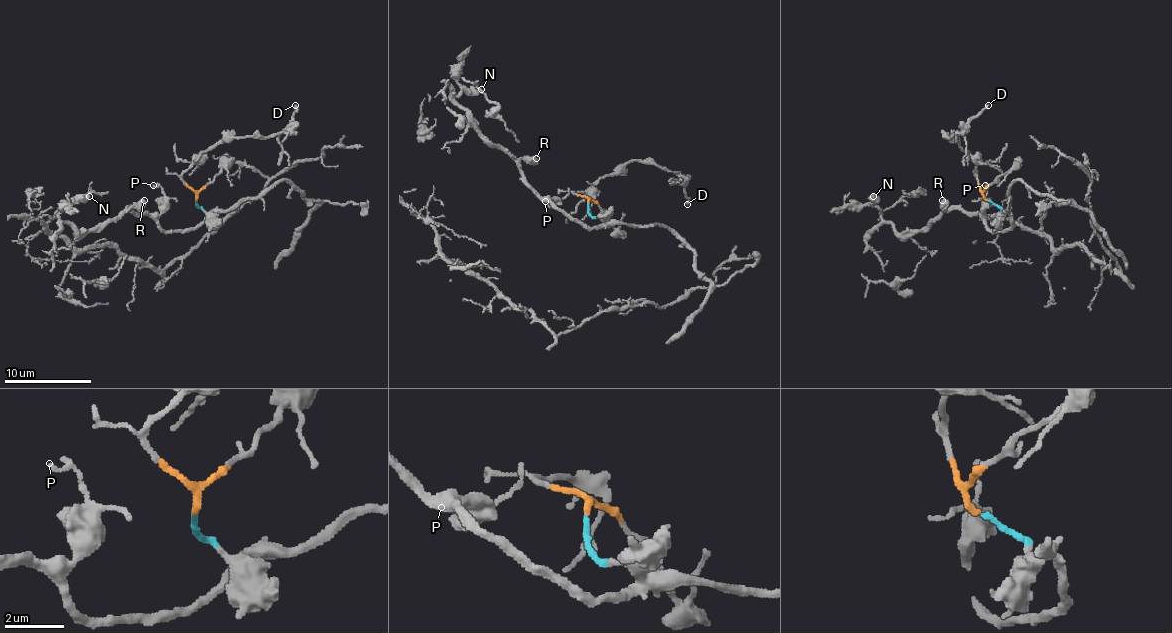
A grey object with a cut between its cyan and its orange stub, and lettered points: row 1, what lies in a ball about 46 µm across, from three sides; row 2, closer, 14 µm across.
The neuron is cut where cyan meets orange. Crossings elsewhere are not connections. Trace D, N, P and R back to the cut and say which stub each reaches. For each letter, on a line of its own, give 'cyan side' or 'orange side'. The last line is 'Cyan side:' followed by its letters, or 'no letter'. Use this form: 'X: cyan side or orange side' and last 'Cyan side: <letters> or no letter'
D: orange side
N: cyan side
P: cyan side
R: cyan side
Cyan side: N, P, R

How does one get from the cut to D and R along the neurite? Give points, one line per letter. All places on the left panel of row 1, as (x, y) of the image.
D: (195, 199), (182, 173), (193, 162), (210, 147), (243, 136), (280, 134), (287, 130), (295, 105)
R: (195, 199), (210, 213), (195, 226), (180, 230), (164, 230), (149, 215), (127, 208), (138, 206), (145, 199)

